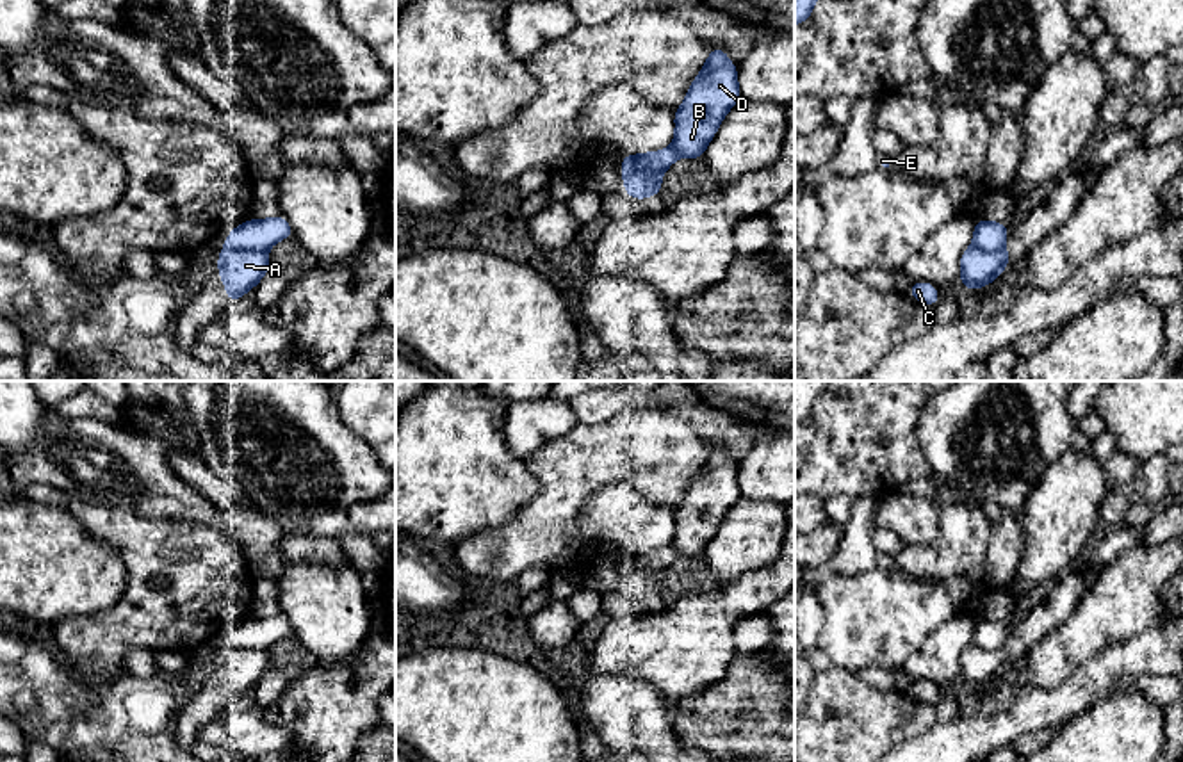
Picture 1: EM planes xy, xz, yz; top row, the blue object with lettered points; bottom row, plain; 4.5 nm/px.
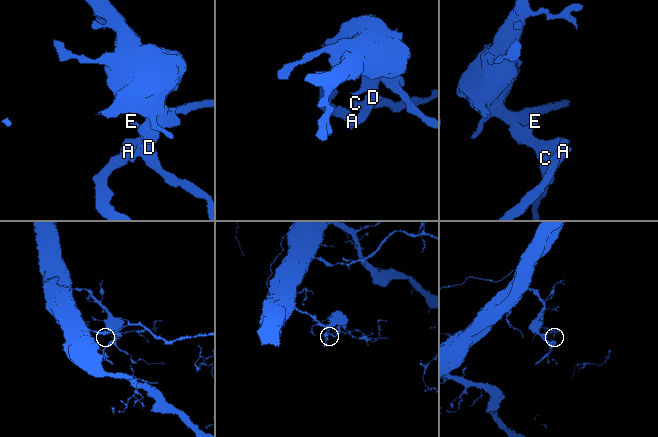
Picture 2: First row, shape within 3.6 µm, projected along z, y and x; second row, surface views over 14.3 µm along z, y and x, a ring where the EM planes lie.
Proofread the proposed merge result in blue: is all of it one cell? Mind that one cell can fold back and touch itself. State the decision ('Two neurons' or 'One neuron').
Two neurons

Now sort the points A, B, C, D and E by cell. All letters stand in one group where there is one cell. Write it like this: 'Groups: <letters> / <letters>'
Groups: A / B C D E

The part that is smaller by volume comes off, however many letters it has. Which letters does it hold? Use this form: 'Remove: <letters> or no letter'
Remove: A

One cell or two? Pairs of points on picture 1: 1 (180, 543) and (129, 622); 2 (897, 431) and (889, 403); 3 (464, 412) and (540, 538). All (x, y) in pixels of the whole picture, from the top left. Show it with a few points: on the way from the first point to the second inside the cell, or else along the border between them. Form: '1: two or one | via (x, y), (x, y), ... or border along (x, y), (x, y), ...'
1: one | via (161, 563), (143, 581), (143, 602)
2: one | via (889, 424), (889, 410)
3: two | border along (526, 465), (537, 492), (499, 526), (485, 529)

